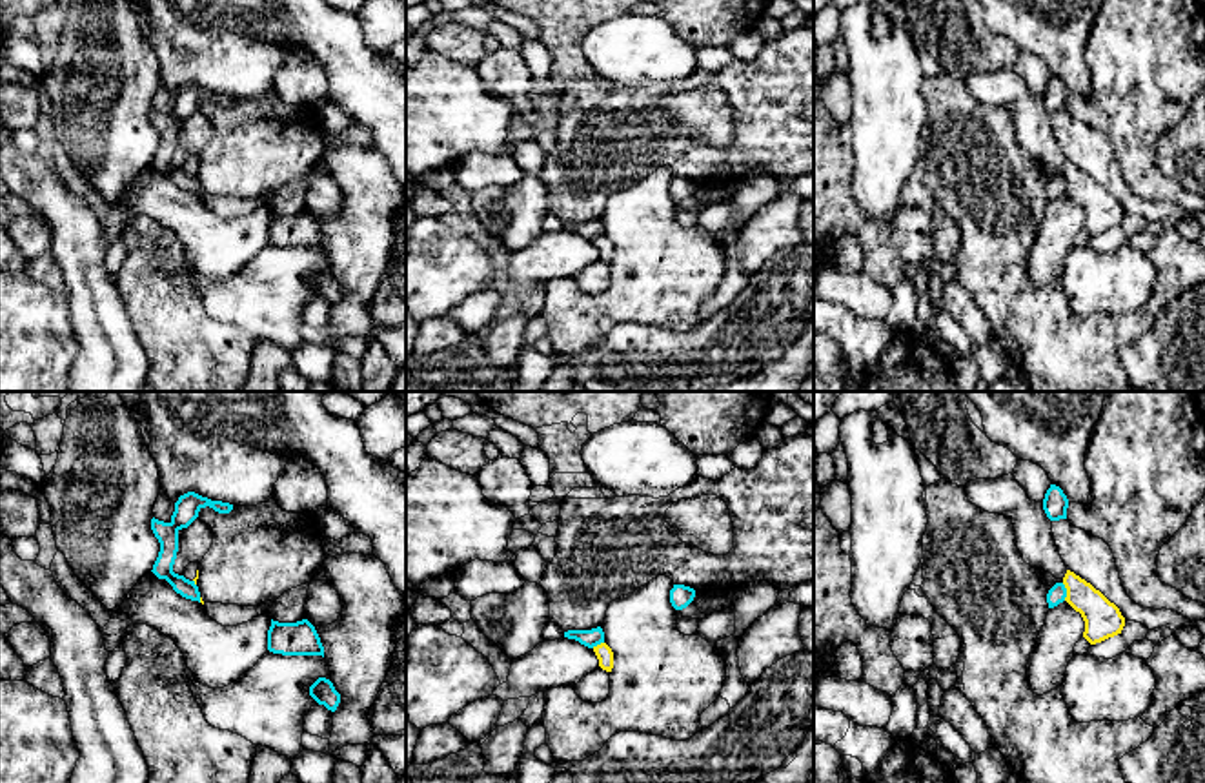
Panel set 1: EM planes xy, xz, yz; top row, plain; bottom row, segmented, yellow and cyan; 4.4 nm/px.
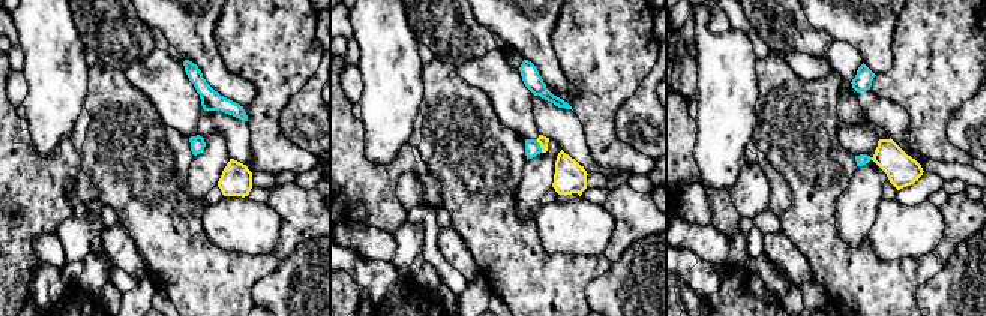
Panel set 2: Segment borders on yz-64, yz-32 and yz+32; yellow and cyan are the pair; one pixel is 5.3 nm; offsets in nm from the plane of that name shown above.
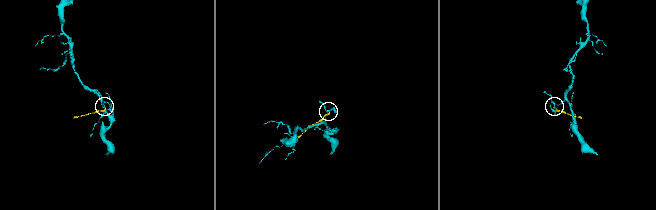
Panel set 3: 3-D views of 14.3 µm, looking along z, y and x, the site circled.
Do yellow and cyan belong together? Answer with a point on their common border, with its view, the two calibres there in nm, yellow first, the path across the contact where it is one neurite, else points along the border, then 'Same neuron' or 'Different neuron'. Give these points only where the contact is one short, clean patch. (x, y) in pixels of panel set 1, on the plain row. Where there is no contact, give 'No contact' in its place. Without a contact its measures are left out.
Touches yellow at yz (1067, 184). Thickness 160 nm (yellow) against 80 nm. Boundary: yz (1062, 175), (1065, 192). Different neuron

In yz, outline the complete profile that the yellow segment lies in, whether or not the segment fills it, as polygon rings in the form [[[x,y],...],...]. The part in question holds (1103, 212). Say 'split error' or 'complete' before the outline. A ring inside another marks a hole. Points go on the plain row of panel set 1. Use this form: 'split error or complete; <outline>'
split error; [[[1012,66],[999,71],[970,73],[965,76],[965,84],[977,100],[1012,111],[1016,138],[1027,157],[1063,173],[1065,193],[1081,206],[1085,213],[1083,229],[1090,237],[1121,226],[1125,209],[1119,200],[1065,158],[1043,95],[1030,93]]]

